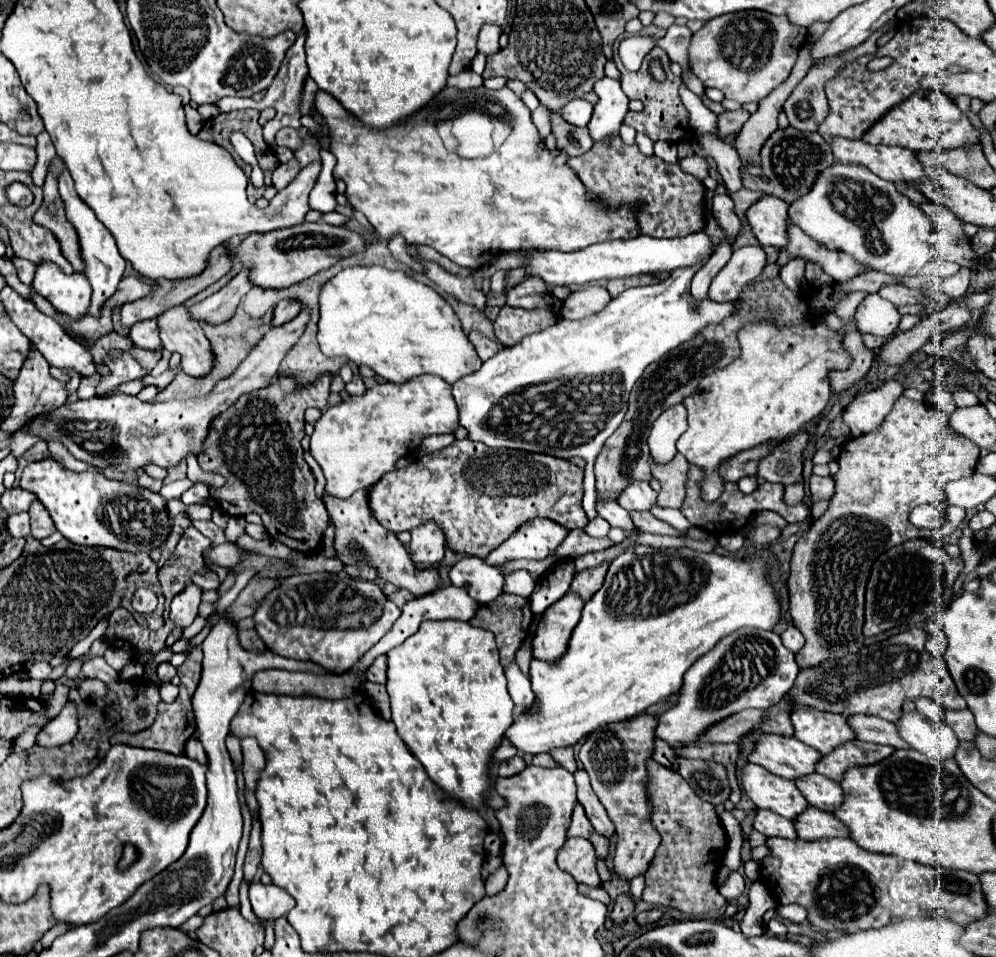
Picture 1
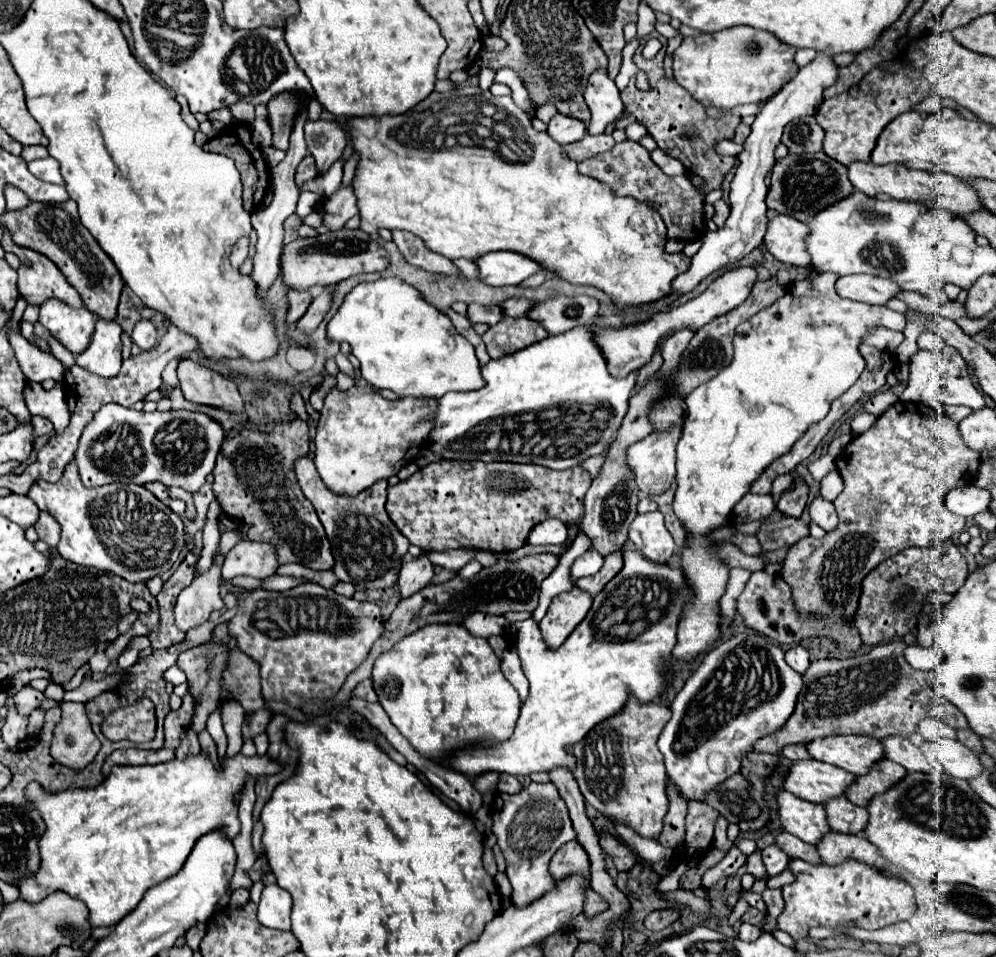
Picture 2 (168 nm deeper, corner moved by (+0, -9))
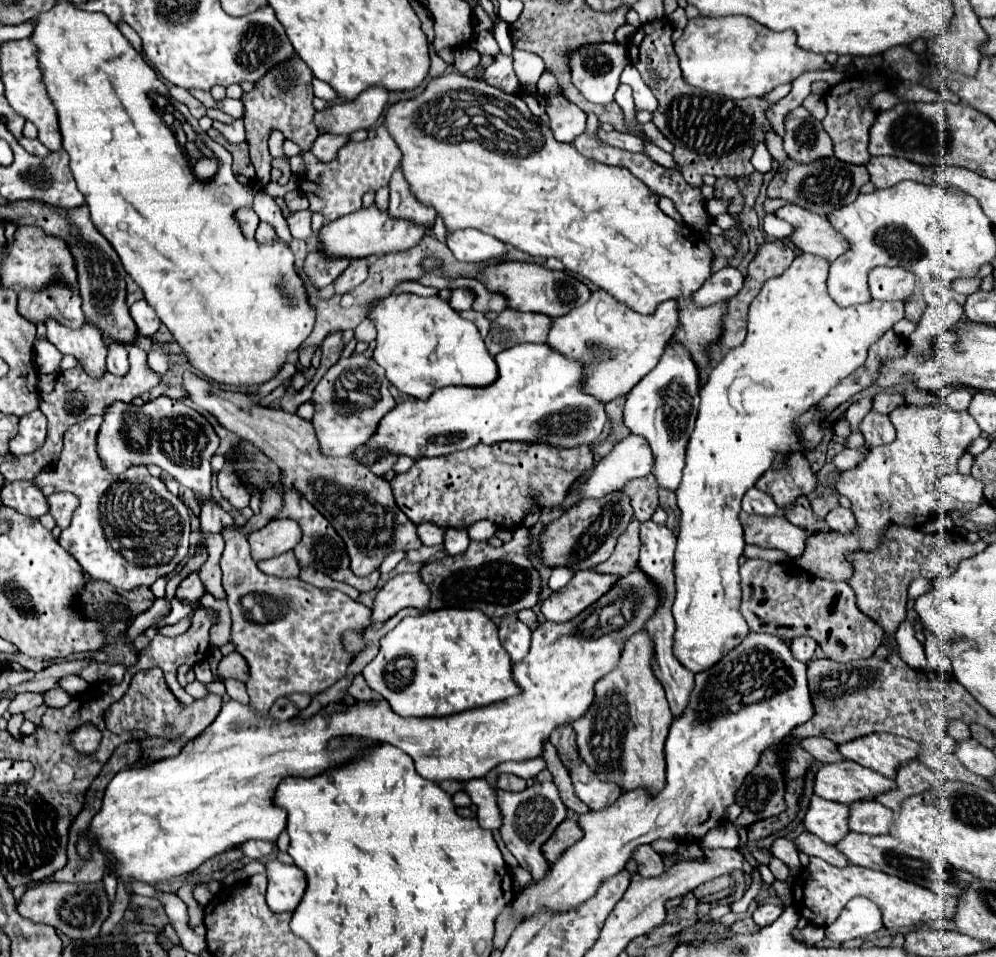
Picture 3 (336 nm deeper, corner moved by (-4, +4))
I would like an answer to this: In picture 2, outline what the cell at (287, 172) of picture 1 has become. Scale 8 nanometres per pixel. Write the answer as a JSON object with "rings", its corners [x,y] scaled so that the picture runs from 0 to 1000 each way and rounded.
{"rings":[[[307,162],[307,164],[301,168],[299,177],[297,177],[297,193],[303,193],[305,189],[315,187],[317,183],[319,183],[319,179],[317,179],[317,168],[315,168],[315,164],[313,164],[313,162]]]}

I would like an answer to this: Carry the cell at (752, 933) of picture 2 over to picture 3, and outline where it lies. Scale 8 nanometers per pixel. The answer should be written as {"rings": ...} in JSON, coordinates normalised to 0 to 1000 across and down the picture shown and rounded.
{"rings":[[[769,943],[769,945],[763,945],[763,947],[757,951],[755,959],[757,959],[759,968],[765,970],[765,968],[775,966],[783,955],[785,955],[785,947],[779,947],[779,945],[775,945],[775,943]]]}

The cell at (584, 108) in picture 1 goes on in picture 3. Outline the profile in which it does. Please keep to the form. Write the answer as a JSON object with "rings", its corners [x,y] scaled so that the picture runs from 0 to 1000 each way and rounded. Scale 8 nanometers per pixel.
{"rings":[[[564,100],[552,102],[548,111],[548,119],[552,121],[552,134],[560,148],[574,148],[588,136],[588,119],[574,107]]]}

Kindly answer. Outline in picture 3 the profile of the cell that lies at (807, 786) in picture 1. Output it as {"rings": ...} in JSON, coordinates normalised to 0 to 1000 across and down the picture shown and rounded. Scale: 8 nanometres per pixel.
{"rings":[[[863,836],[853,842],[851,861],[853,867],[865,871],[892,871],[896,861],[896,846],[882,840],[880,836]]]}

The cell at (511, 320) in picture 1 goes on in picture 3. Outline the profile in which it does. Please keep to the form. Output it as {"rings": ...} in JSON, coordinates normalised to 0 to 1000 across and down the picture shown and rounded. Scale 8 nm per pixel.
{"rings":[[[508,322],[494,336],[488,353],[488,364],[494,372],[524,357],[548,357],[554,341],[554,332],[536,326],[518,326]]]}

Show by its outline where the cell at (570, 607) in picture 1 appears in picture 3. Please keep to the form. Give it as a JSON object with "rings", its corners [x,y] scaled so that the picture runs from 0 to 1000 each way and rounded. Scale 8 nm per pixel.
{"rings":[[[580,596],[576,604],[562,617],[554,619],[544,629],[544,642],[552,650],[570,650],[586,635],[598,629],[620,602],[600,600],[594,596]]]}

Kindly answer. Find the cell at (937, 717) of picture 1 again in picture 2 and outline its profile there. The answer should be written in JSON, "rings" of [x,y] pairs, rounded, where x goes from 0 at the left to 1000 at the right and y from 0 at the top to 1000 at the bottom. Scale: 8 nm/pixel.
{"rings":[[[930,749],[924,758],[922,758],[922,766],[928,768],[932,774],[940,774],[940,772],[960,772],[960,764],[950,758],[948,753],[944,751],[938,751],[938,749]]]}

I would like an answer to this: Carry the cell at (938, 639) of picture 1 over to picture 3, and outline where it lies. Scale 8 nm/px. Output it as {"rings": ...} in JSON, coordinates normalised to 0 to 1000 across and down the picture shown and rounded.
{"rings":[[[906,650],[904,656],[900,658],[900,671],[902,671],[902,681],[908,688],[908,692],[920,700],[930,700],[932,690],[928,685],[928,675],[920,669],[918,656],[912,650]]]}

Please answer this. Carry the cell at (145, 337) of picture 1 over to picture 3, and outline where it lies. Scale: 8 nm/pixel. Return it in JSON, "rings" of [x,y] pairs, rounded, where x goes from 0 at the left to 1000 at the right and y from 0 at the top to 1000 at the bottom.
{"rings":[[[139,313],[137,318],[133,318],[131,328],[139,341],[139,349],[143,351],[155,351],[161,343],[161,332],[157,330],[157,326],[153,324],[153,320],[147,313]]]}

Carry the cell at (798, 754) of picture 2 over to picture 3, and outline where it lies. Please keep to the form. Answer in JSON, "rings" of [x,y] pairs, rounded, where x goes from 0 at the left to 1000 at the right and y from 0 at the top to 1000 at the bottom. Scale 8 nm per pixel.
{"rings":[[[807,771],[803,777],[805,777],[805,782],[809,786],[813,786],[823,796],[847,794],[847,790],[839,784],[839,777],[835,773],[831,773],[831,771]]]}

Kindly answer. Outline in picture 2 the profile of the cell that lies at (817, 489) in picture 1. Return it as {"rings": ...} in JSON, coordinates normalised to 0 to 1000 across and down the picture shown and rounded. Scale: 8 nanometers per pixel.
{"rings":[[[819,519],[817,526],[813,528],[813,540],[815,540],[815,546],[823,549],[829,557],[841,551],[841,540],[839,540],[837,526],[833,526],[825,519]]]}

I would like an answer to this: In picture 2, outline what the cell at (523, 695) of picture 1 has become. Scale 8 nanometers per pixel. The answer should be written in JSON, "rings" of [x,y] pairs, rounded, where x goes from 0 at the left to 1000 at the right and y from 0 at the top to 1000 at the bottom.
{"rings":[[[512,674],[510,680],[506,680],[504,684],[504,703],[510,707],[510,712],[516,716],[516,720],[522,724],[522,730],[526,732],[530,728],[530,710],[524,703],[522,687],[518,684],[516,674]]]}

